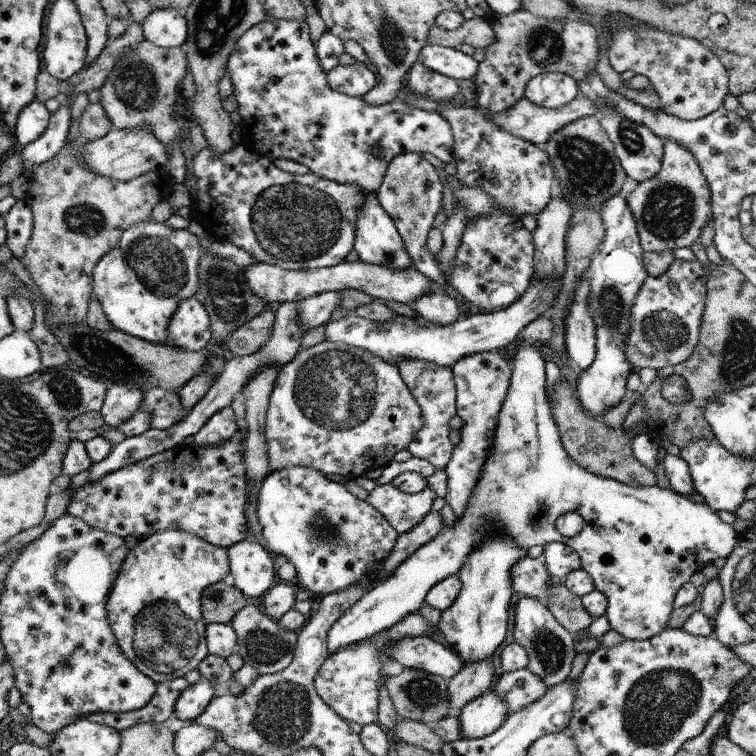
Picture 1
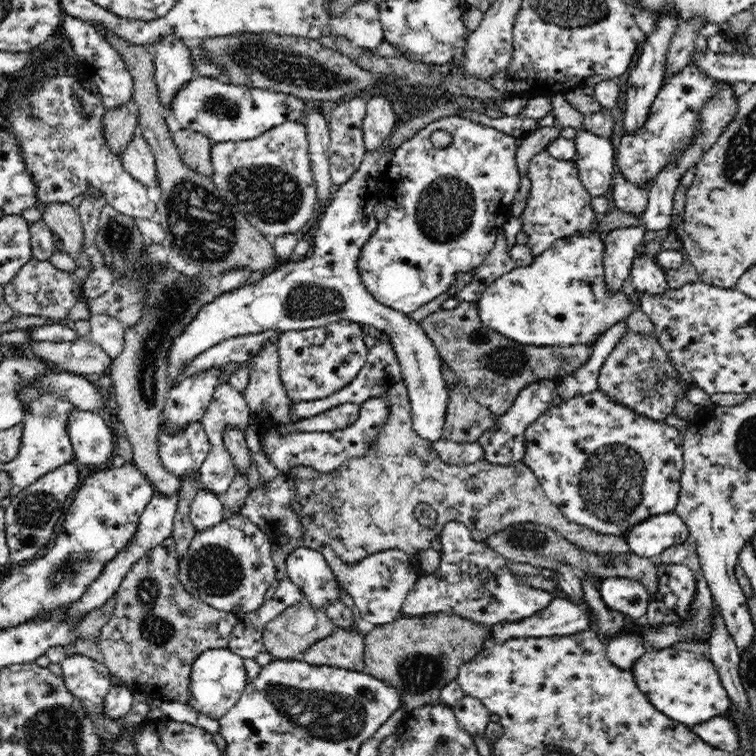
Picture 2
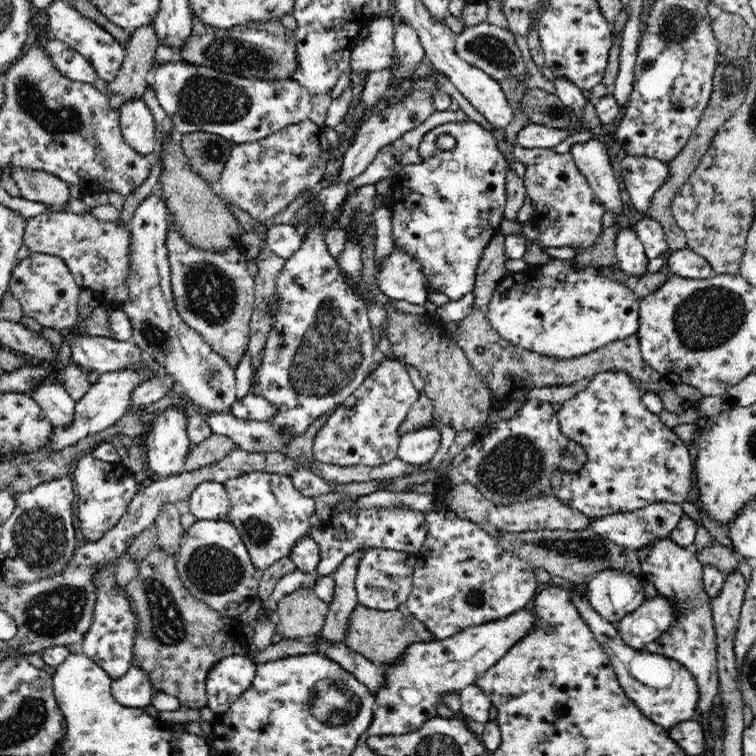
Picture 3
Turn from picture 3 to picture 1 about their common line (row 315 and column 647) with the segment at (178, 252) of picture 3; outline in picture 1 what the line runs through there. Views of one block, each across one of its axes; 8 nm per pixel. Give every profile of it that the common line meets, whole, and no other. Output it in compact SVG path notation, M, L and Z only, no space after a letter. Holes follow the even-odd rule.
M663 140L663 144L664 156L660 172L646 182L639 182L626 196L645 252L690 248L698 242L703 229L711 226L713 218L710 206L712 194L692 152L674 140Z

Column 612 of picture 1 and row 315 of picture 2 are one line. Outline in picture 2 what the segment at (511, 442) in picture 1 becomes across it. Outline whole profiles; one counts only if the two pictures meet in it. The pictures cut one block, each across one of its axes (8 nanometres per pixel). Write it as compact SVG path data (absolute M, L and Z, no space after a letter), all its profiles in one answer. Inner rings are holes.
M584 233L564 237L540 254L531 266L516 269L496 278L487 286L476 301L480 320L496 333L530 346L574 346L590 344L602 332L606 332L614 324L626 320L634 312L632 299L624 293L608 289L604 281L604 241L598 233Z

